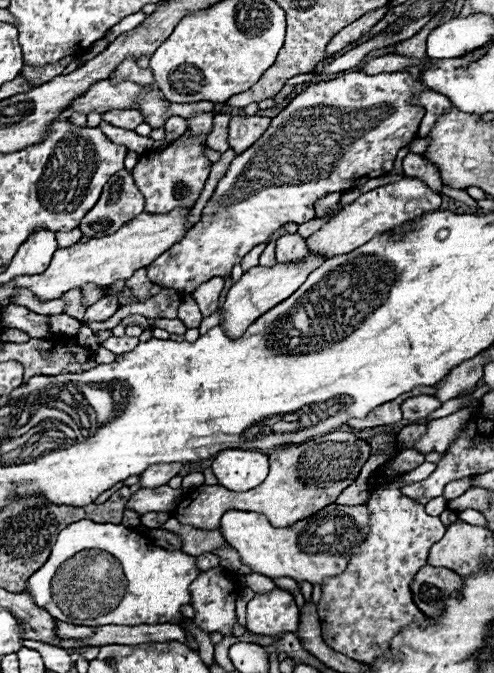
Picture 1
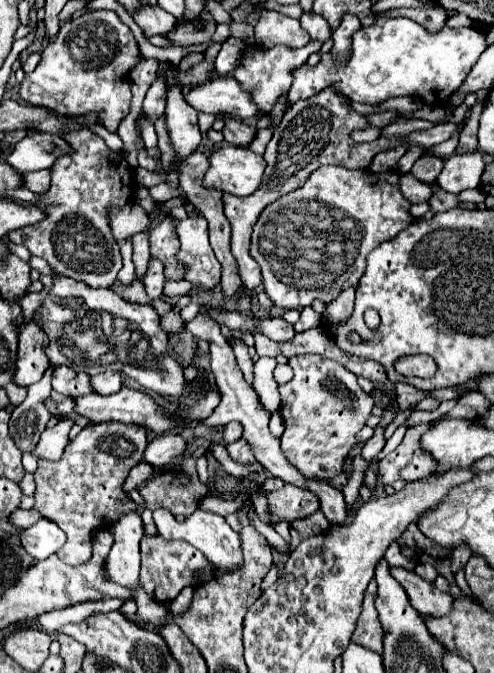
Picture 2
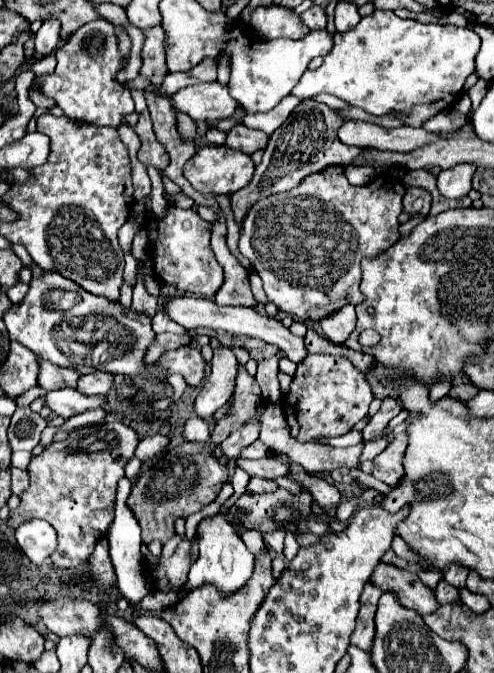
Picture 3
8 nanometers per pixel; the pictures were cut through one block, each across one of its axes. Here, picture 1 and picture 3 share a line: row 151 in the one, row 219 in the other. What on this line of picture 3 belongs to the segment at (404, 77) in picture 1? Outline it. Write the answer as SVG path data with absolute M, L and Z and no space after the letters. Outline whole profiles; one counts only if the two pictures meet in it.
M328 166L312 176L308 176L298 188L290 190L290 192L284 192L284 194L276 194L276 196L268 196L260 202L256 202L252 206L252 210L248 212L246 220L244 220L244 226L242 226L242 232L240 232L240 254L246 256L254 268L254 272L262 278L264 282L264 292L268 296L270 302L274 302L278 306L278 310L282 314L288 314L288 316L296 316L296 320L304 320L304 322L318 322L320 318L336 312L338 308L342 308L346 302L354 300L354 304L358 304L364 296L360 292L360 280L362 280L362 270L360 270L360 260L366 258L366 256L374 256L378 252L382 252L384 248L390 248L398 238L400 238L400 222L398 222L398 216L402 214L402 196L404 196L404 184L396 178L374 178L372 182L364 184L364 186L352 186L348 182L348 178L344 176L344 168L342 166Z

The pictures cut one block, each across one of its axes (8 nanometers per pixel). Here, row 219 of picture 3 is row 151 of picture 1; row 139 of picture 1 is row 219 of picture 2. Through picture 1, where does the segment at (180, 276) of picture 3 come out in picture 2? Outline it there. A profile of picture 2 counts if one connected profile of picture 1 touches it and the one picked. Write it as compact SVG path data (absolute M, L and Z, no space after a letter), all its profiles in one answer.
M190 216L178 220L176 230L180 236L180 260L188 266L184 278L206 290L214 288L220 282L220 262L208 240L208 222L200 216Z

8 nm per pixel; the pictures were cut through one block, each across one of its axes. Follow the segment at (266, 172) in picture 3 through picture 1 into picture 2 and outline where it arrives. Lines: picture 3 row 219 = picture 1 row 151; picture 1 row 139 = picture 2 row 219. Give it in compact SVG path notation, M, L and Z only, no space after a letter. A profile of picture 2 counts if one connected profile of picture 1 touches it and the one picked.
M324 88L322 92L306 98L306 100L298 100L290 106L290 110L284 114L282 122L276 126L272 140L266 146L266 178L264 184L260 184L258 192L246 198L236 198L232 194L224 194L224 214L232 224L232 254L238 260L240 266L240 278L242 278L242 294L238 296L238 312L246 318L252 318L252 298L250 292L262 282L260 276L260 266L258 262L250 256L250 236L252 236L252 228L256 224L256 220L260 218L262 210L272 204L274 200L278 200L280 196L296 190L298 186L302 186L306 182L306 178L320 166L344 166L350 170L366 170L370 166L370 160L374 158L374 154L382 152L382 150L390 150L390 148L398 148L402 146L402 138L418 132L418 130L430 129L434 126L422 119L406 119L396 116L390 124L386 124L384 128L380 128L380 136L374 142L354 142L352 140L352 132L354 130L366 130L372 124L368 122L368 118L364 114L358 114L352 106L350 100L342 94L336 92L334 88Z

